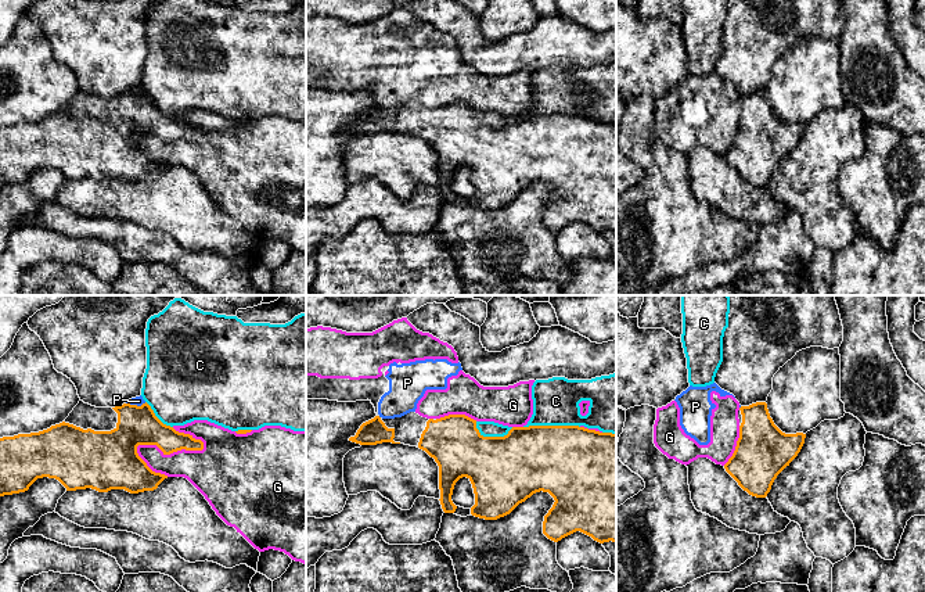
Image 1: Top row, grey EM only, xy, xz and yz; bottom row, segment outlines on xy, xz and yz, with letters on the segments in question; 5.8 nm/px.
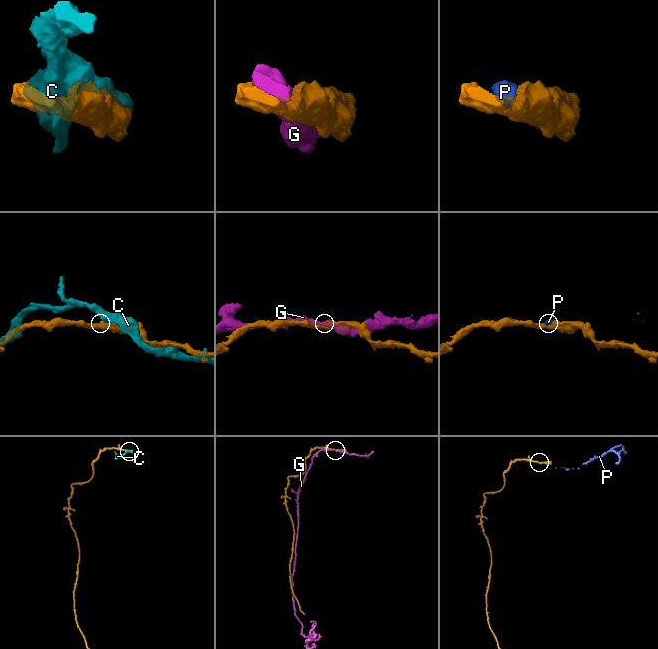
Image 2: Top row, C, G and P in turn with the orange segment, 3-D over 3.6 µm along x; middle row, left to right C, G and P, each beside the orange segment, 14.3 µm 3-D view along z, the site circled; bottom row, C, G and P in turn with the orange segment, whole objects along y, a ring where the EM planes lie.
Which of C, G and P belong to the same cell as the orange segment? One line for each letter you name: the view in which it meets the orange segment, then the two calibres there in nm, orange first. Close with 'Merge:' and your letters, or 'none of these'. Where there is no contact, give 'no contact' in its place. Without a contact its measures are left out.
Merge: none of these

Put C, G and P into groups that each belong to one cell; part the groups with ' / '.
C / G P

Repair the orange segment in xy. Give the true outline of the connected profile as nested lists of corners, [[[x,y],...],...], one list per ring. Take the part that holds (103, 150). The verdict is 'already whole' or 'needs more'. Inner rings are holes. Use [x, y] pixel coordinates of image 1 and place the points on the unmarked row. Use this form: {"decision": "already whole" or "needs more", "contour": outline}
{"decision": "needs more", "contour": [[[79,90],[60,114],[39,122],[0,128],[0,186],[25,182],[43,166],[58,169],[66,180],[154,180],[168,165],[147,155],[137,143],[138,134],[156,134],[163,144],[181,139],[204,139],[201,129],[163,114],[147,92],[141,96],[123,93],[115,97],[96,97]]]}

